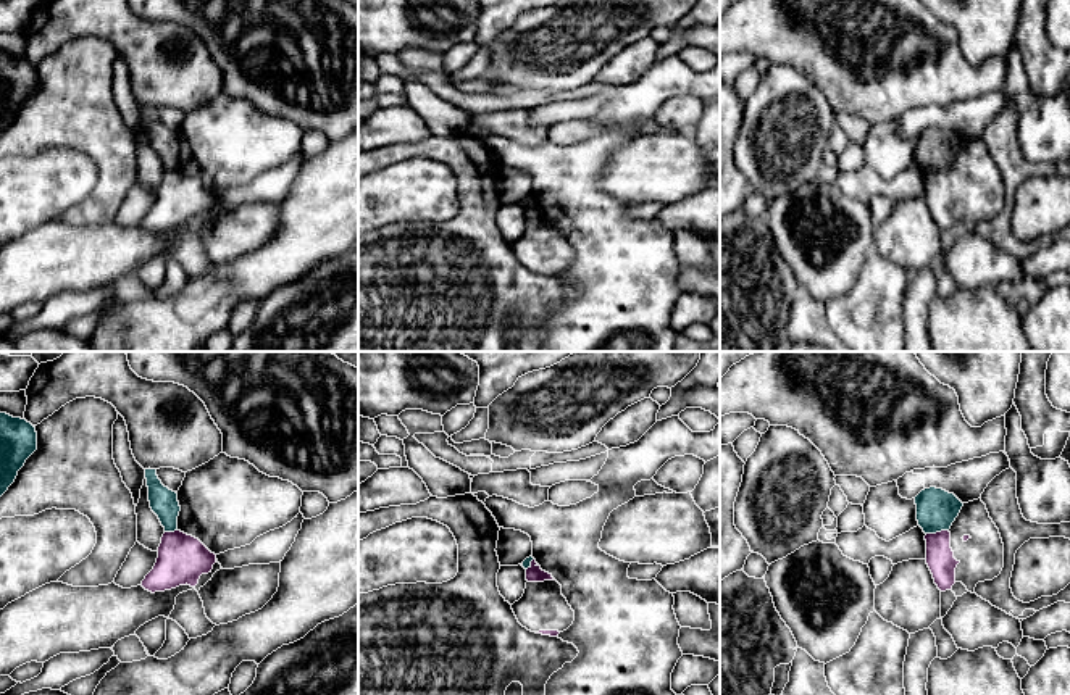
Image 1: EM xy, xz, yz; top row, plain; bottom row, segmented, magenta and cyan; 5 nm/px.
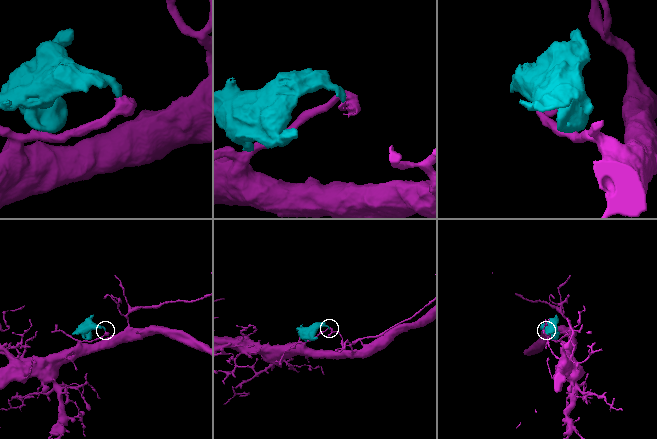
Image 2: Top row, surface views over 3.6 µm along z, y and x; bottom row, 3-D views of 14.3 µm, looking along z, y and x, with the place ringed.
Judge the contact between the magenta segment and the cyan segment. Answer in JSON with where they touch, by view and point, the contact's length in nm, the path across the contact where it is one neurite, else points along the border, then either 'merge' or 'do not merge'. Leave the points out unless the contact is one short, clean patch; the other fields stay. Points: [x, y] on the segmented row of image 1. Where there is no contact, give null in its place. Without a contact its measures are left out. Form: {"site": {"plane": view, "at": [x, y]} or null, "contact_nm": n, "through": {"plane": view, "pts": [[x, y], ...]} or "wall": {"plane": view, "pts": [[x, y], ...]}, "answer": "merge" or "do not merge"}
{"site": {"plane": "yz", "at": [936, 532]}, "contact_nm": 110, "wall": {"plane": "yz", "pts": [[948, 529], [927, 534]]}, "answer": "do not merge"}

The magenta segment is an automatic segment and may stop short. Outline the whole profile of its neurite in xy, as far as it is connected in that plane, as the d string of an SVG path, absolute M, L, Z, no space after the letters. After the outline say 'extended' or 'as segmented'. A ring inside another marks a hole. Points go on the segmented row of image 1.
M181 531L165 532L157 563L140 585L152 593L186 584L195 587L202 574L211 572L215 563L216 555L199 539Z; as segmented

